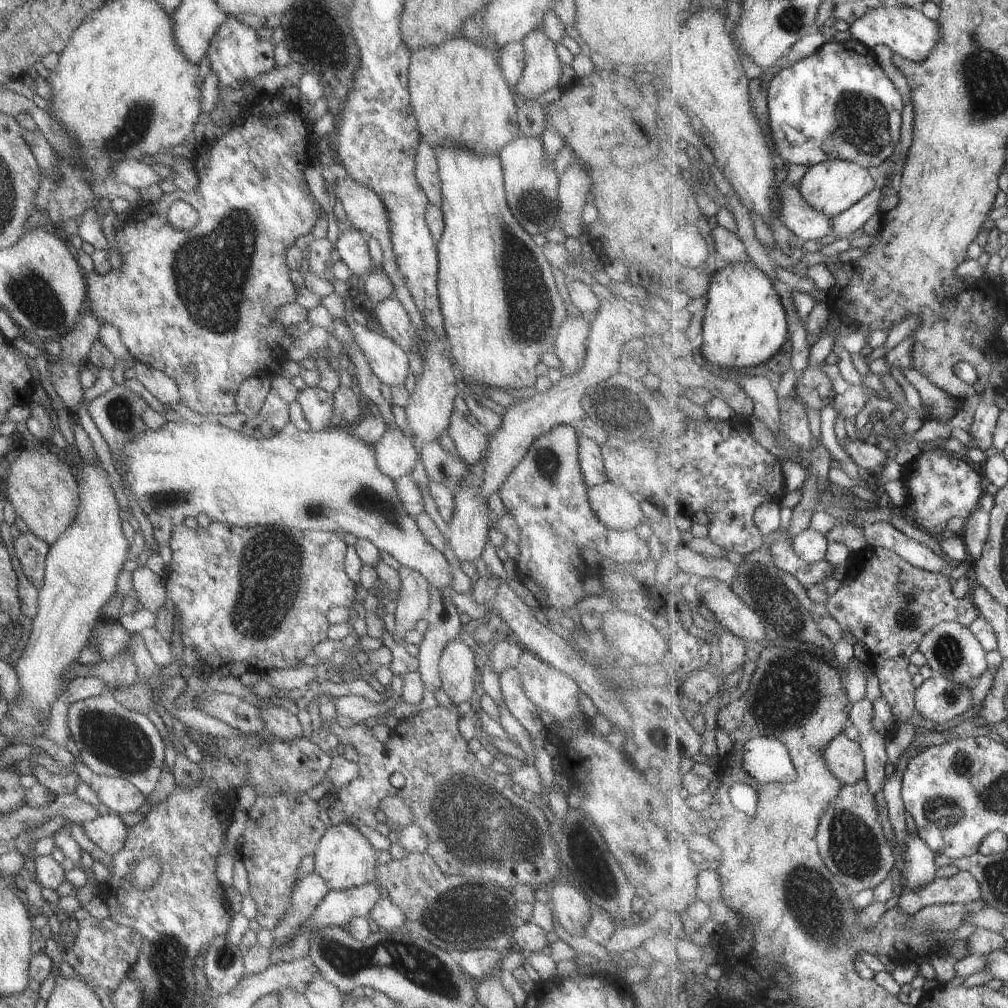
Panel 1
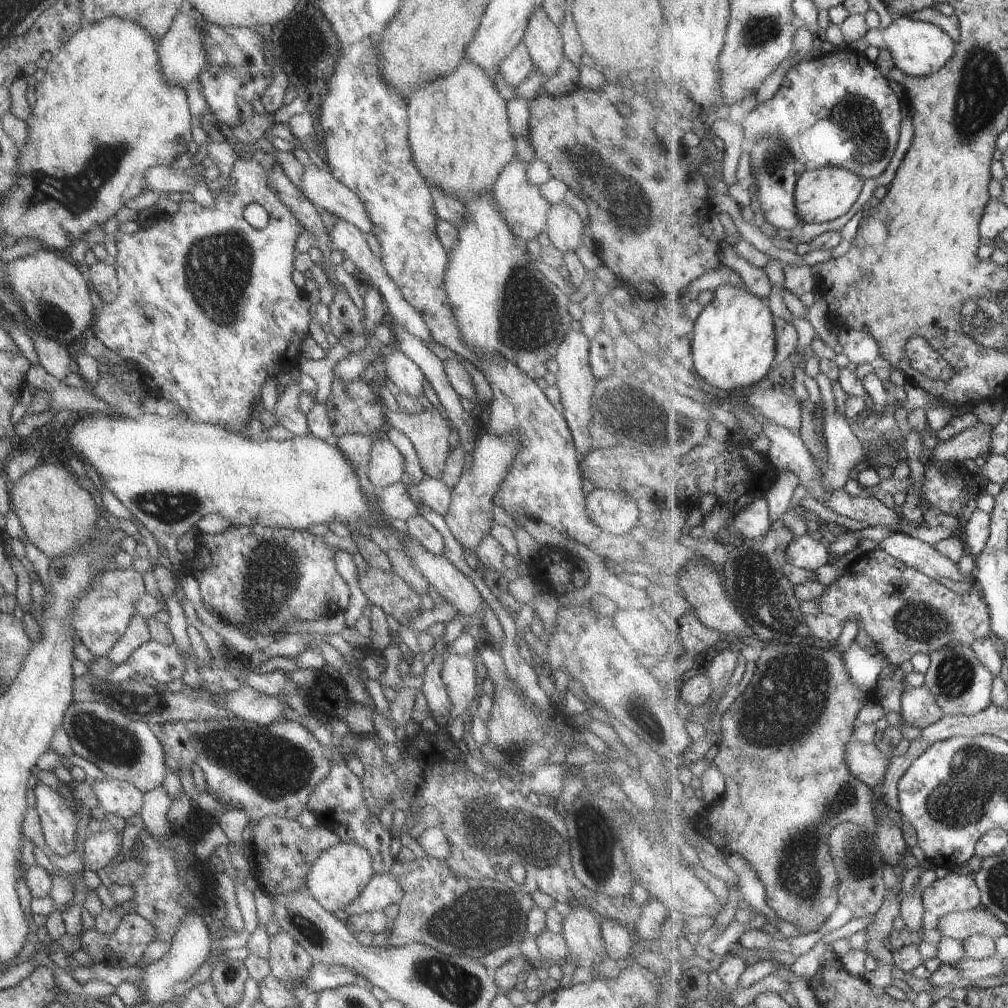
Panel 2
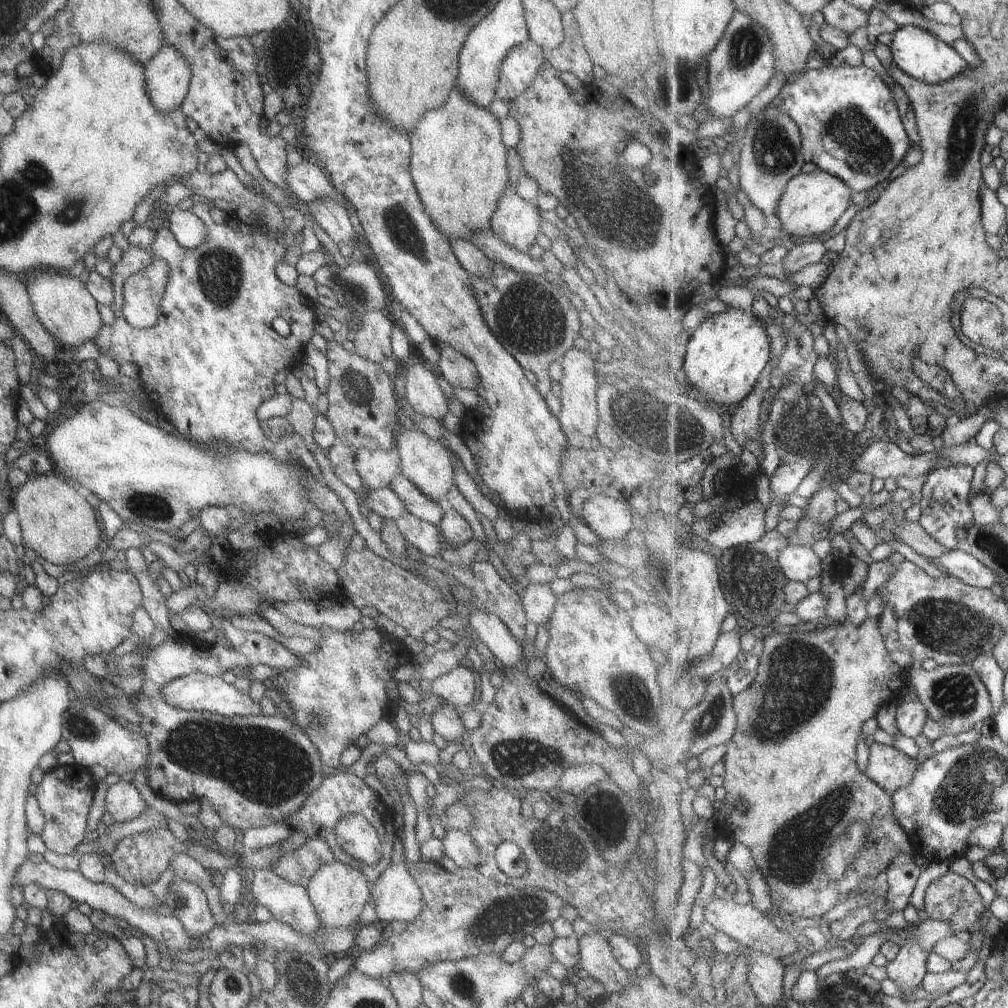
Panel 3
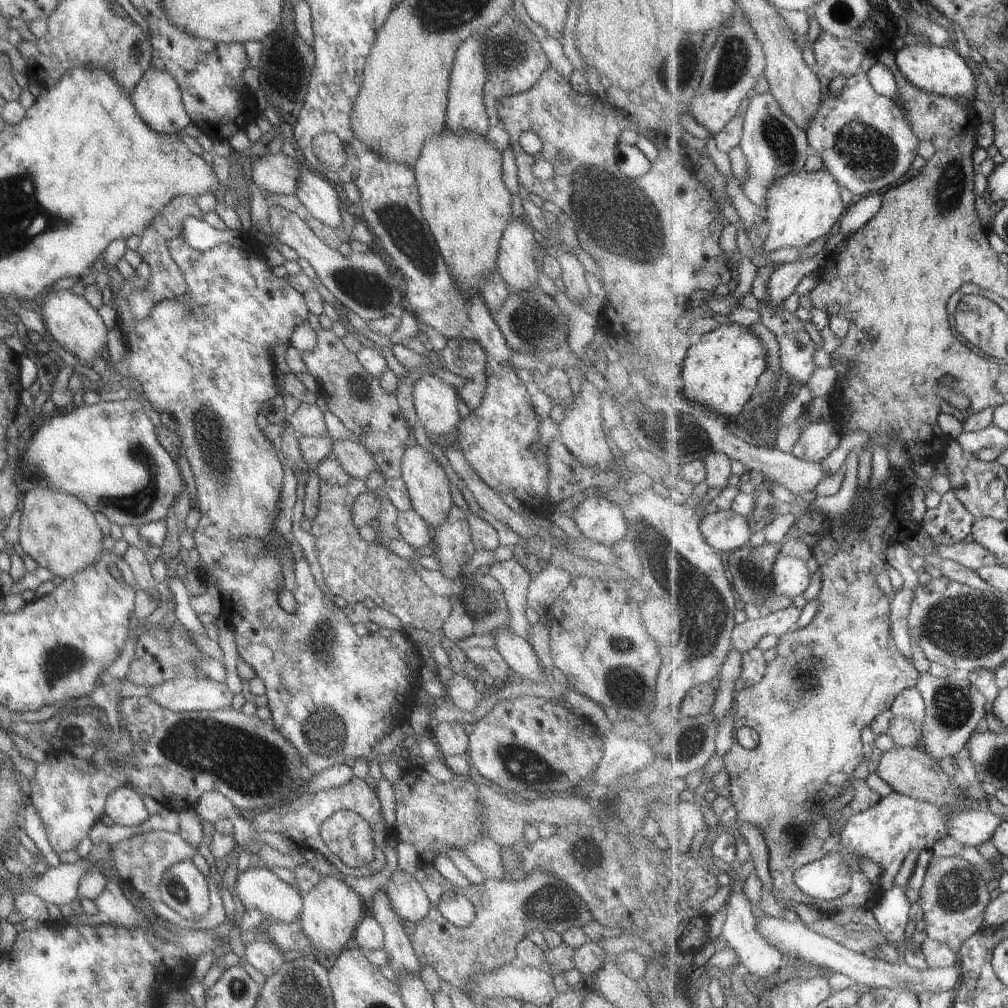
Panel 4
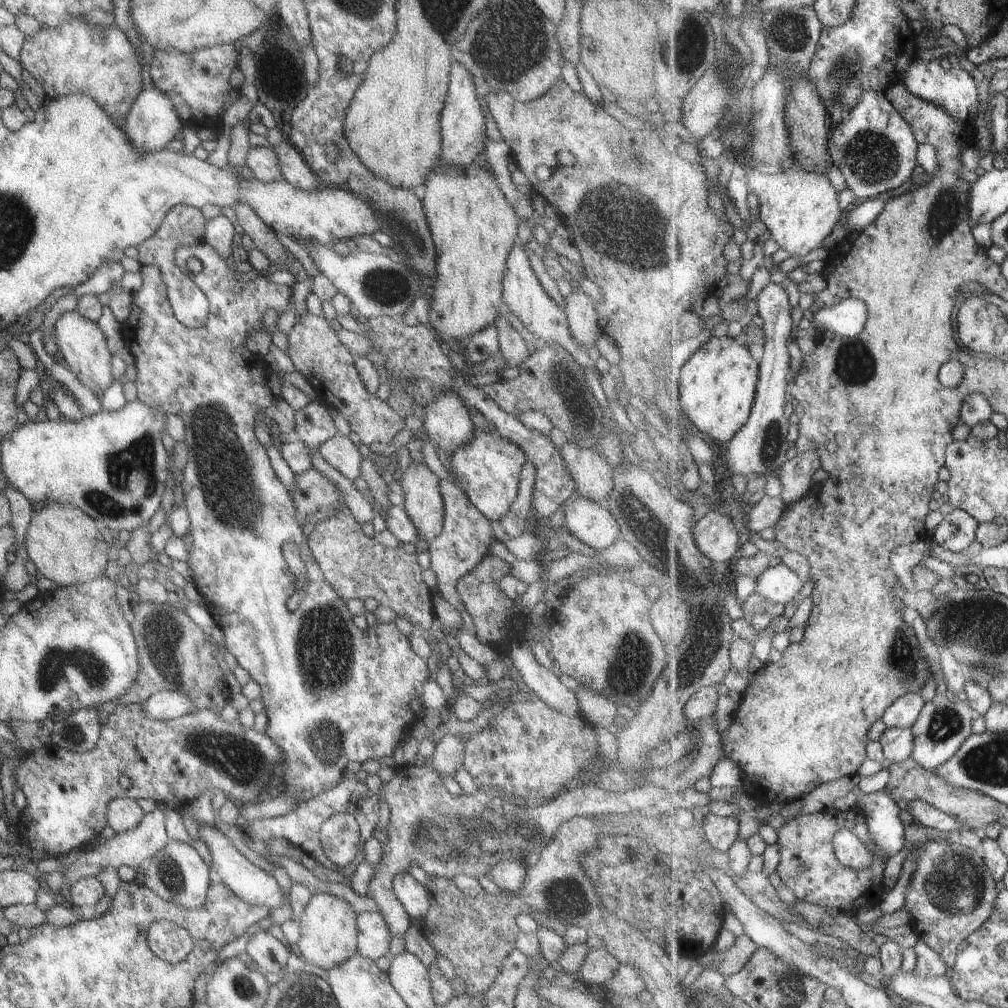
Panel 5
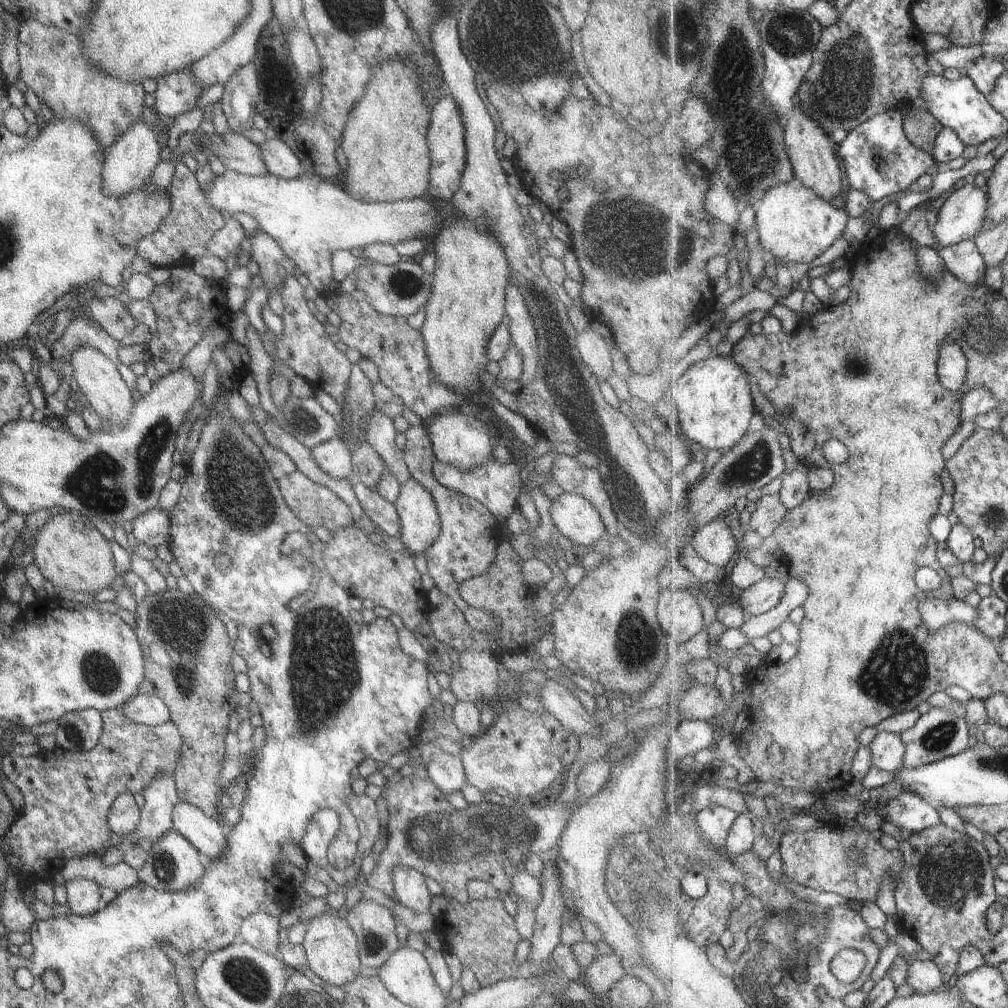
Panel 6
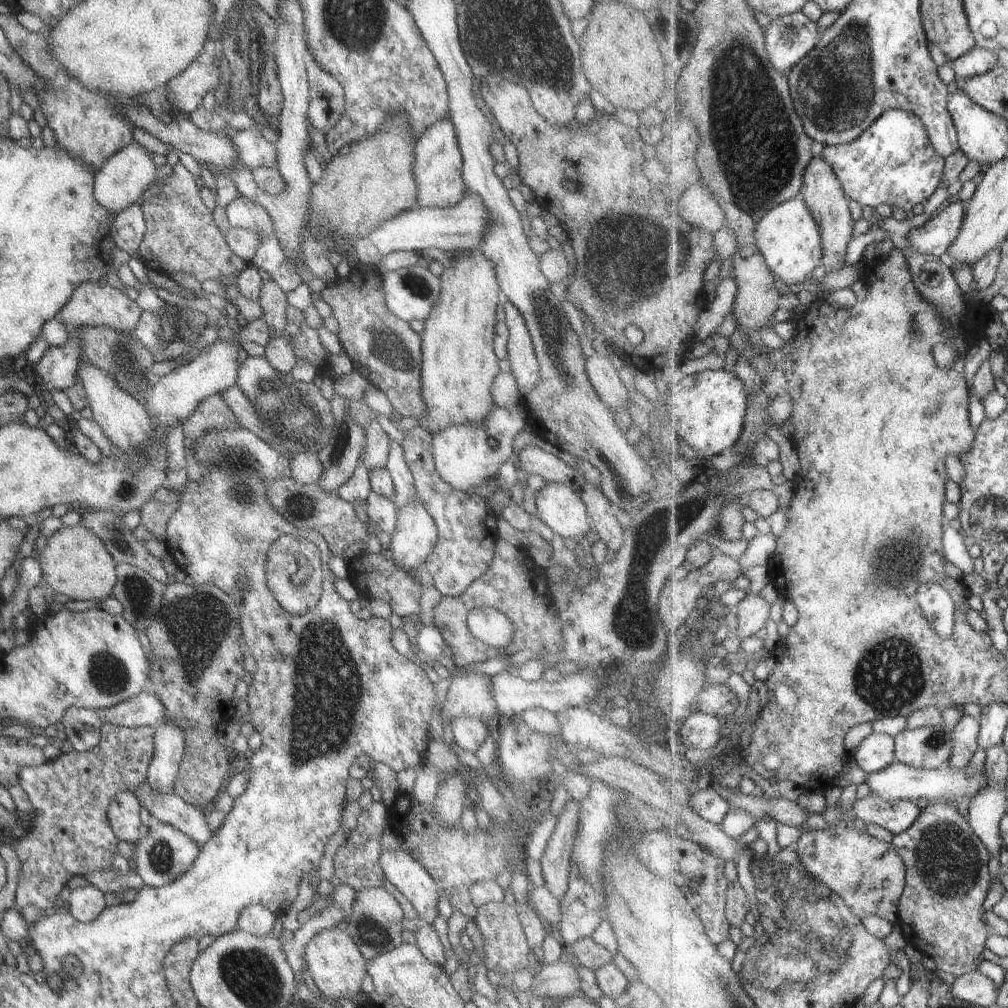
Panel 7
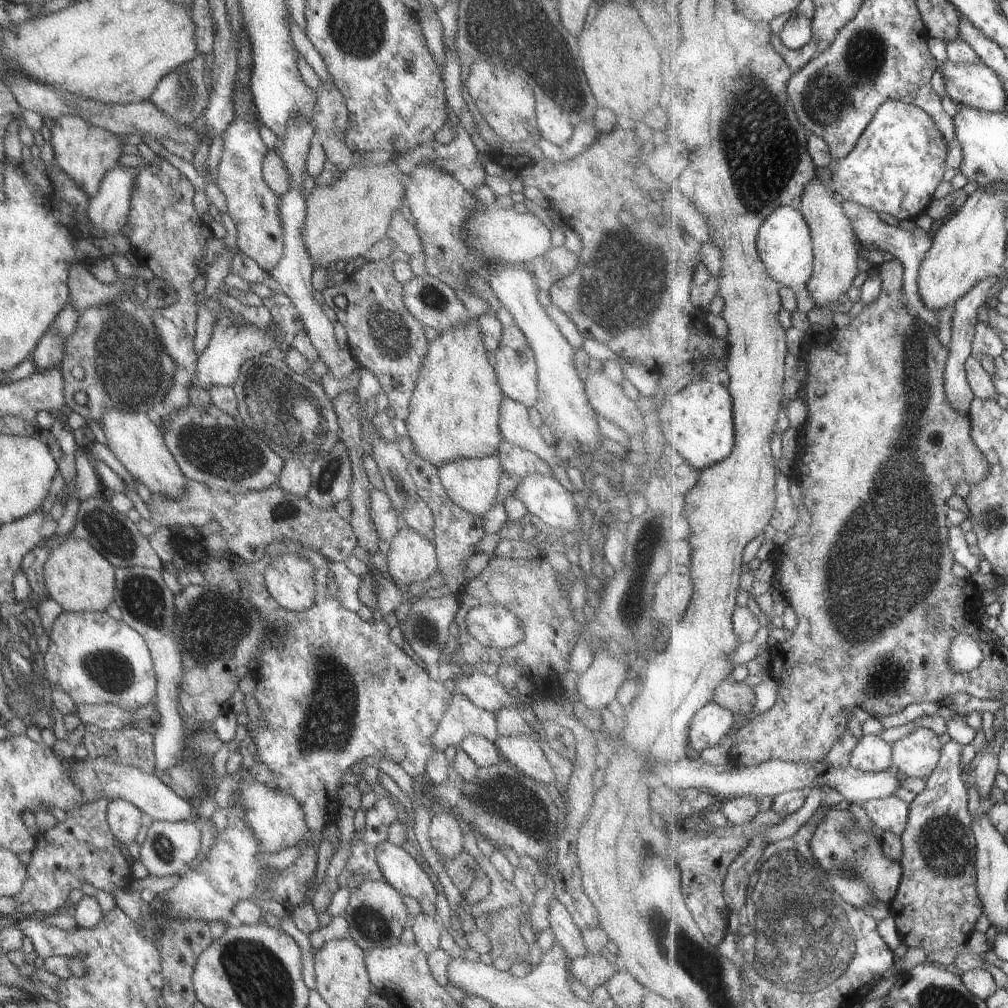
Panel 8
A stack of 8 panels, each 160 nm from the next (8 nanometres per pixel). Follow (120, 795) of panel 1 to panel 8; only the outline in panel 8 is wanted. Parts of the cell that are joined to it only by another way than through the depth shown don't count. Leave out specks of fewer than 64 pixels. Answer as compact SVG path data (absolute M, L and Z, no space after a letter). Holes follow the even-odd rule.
M113 799L106 806L106 821L121 848L139 835L145 815L125 799Z

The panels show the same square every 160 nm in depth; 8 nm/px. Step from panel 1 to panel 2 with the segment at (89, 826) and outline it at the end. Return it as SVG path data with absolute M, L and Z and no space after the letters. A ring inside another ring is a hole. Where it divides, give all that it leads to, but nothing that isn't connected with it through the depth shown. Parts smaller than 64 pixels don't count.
M111 827L102 829L99 833L89 834L89 837L84 840L82 857L80 858L83 870L95 872L99 868L105 868L111 858L118 858L122 854L119 848L120 839L121 834L117 834Z

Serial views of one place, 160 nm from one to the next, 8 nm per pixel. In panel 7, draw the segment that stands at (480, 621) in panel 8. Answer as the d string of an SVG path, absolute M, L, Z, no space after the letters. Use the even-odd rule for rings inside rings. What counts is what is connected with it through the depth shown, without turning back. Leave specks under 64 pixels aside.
M490 606L473 607L465 616L467 630L483 644L505 648L514 636L511 621Z

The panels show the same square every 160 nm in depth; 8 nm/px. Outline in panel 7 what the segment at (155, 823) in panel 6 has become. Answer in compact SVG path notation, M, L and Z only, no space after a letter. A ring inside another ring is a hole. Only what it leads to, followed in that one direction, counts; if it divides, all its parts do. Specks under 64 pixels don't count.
M171 723L154 727L153 752L144 782L151 790L171 793L173 779L184 751L182 730Z

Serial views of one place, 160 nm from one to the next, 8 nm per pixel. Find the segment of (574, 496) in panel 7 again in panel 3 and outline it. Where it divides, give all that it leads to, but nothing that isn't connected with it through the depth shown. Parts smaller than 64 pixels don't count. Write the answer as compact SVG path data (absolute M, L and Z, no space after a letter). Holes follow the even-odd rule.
M599 493L590 494L581 504L581 520L598 539L621 540L632 532L637 515L624 499L611 498Z

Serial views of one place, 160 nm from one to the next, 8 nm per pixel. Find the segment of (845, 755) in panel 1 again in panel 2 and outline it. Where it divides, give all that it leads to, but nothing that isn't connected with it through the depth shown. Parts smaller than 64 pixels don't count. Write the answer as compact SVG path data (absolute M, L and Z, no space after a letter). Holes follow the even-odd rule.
M855 739L848 746L848 765L849 770L865 784L868 784L872 789L883 786L885 782L885 774L889 768L889 755L883 754L873 743L861 743Z

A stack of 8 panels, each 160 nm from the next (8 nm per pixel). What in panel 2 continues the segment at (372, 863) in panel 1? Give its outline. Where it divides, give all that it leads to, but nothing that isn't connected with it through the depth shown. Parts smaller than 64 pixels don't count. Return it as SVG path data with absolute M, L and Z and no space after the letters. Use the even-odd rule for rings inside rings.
M339 841L331 845L317 856L306 874L304 886L308 895L323 910L341 916L344 906L348 905L367 886L367 882L372 877L374 872L370 862L368 852L352 842Z

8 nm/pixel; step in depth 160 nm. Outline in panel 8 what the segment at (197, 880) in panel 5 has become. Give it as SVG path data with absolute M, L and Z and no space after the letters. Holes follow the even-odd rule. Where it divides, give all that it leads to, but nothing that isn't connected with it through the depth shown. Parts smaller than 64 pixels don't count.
M195 820L188 821L146 821L146 833L139 845L137 860L143 864L148 874L169 876L181 874L195 859L199 852L199 825Z

